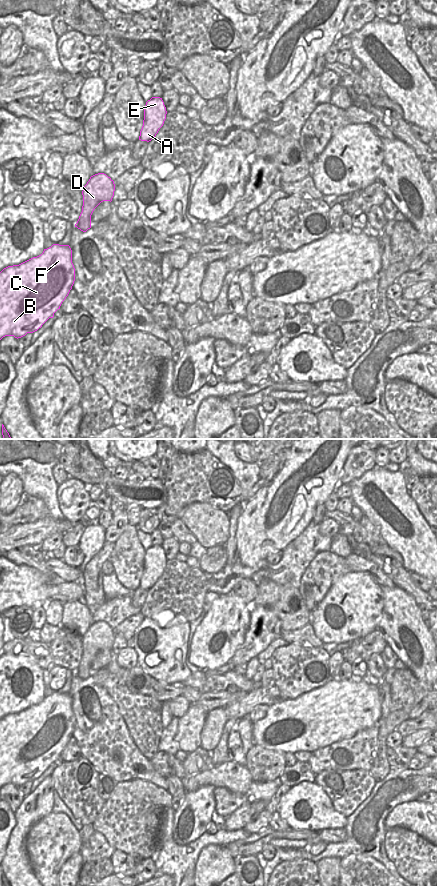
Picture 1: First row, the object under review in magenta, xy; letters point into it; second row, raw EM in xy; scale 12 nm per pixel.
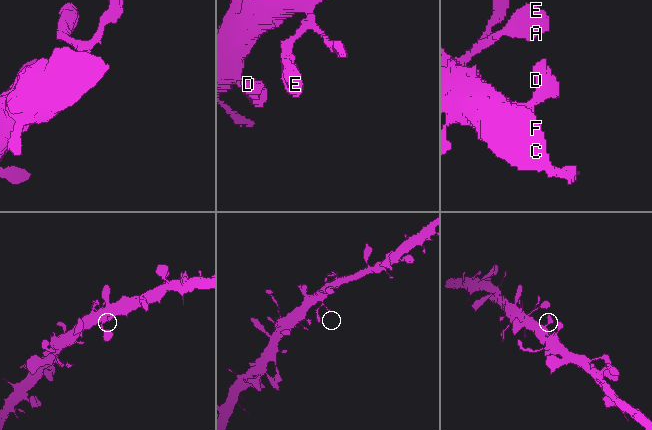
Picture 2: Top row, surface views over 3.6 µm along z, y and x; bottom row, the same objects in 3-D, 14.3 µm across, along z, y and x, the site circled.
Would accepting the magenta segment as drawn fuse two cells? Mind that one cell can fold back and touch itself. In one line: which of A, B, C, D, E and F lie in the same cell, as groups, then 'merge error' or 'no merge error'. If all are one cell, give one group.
A B C D E F; no merge error

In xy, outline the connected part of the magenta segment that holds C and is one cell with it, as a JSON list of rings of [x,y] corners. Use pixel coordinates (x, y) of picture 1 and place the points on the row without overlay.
[[[53,692],[43,701],[19,713],[8,714],[0,720],[0,788],[5,784],[21,786],[37,779],[54,761],[60,757],[75,729],[72,698],[69,693]]]

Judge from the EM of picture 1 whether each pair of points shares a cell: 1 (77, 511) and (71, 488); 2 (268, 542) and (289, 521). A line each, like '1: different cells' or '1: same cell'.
1: same cell
2: same cell

